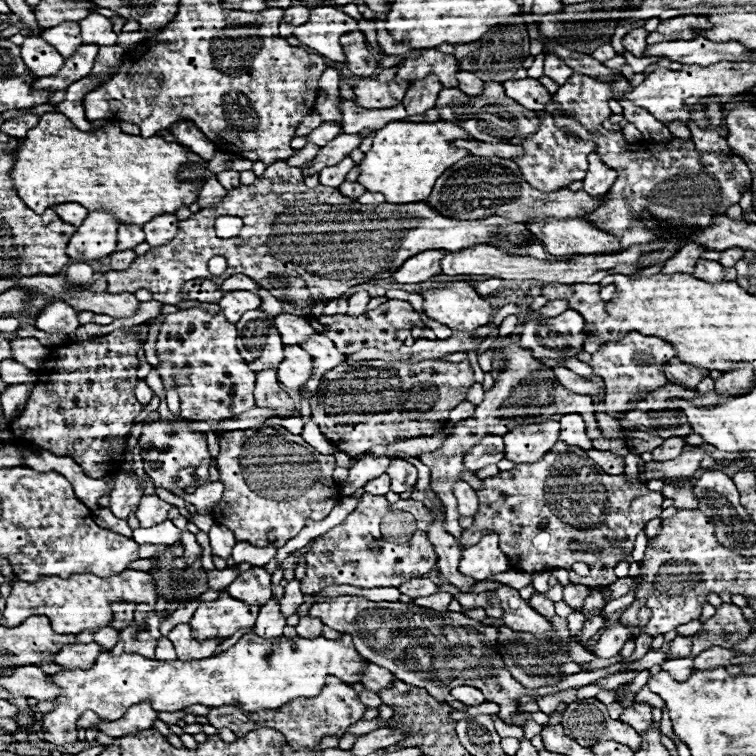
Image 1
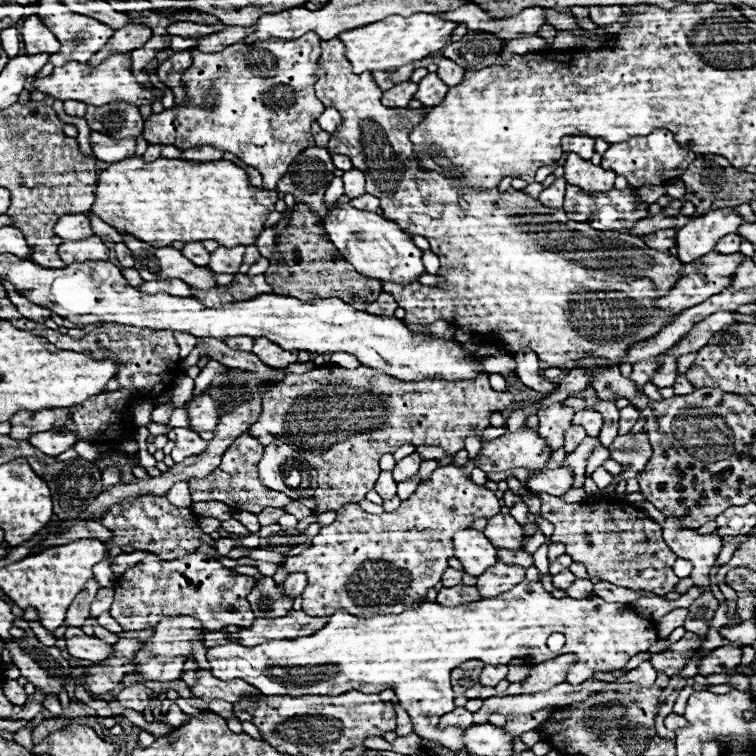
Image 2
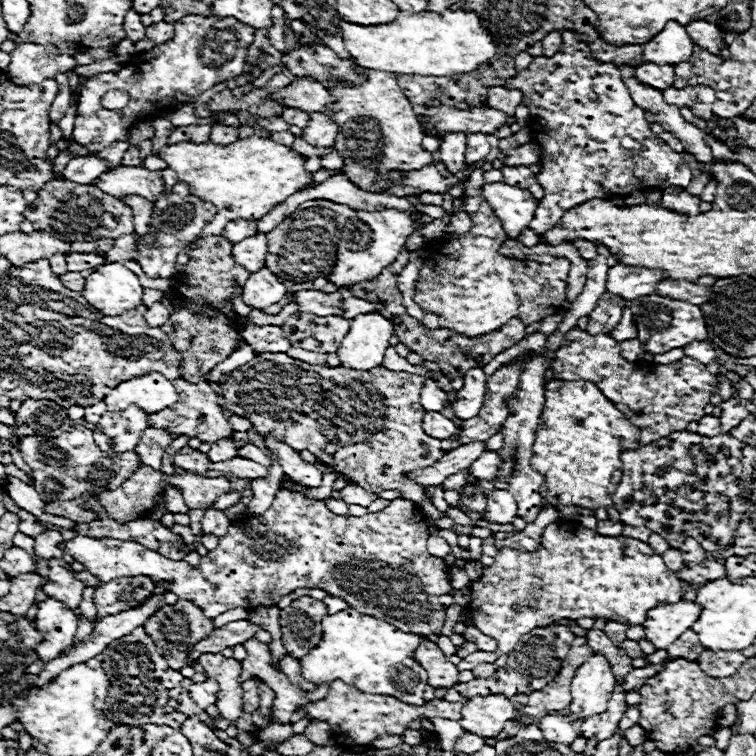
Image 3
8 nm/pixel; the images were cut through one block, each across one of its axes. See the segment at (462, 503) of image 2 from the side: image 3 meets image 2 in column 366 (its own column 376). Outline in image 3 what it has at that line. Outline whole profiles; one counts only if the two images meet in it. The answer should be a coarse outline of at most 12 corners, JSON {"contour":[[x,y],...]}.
{"contour":[[278,490],[198,566],[76,536],[208,618],[322,588],[430,636],[452,592],[414,502],[356,518]]}

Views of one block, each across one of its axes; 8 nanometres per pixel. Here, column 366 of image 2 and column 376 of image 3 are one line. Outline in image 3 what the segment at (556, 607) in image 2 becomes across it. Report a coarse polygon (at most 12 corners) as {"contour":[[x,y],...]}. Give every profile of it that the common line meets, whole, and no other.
{"contour":[[354,608],[326,614],[300,660],[308,682],[342,680],[420,706],[406,668],[418,634]]}

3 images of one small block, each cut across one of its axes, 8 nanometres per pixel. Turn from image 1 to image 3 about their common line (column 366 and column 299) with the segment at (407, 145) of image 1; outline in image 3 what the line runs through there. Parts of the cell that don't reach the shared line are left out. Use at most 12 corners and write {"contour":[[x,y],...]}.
{"contour":[[260,136],[160,152],[224,222],[258,220],[312,182]]}

